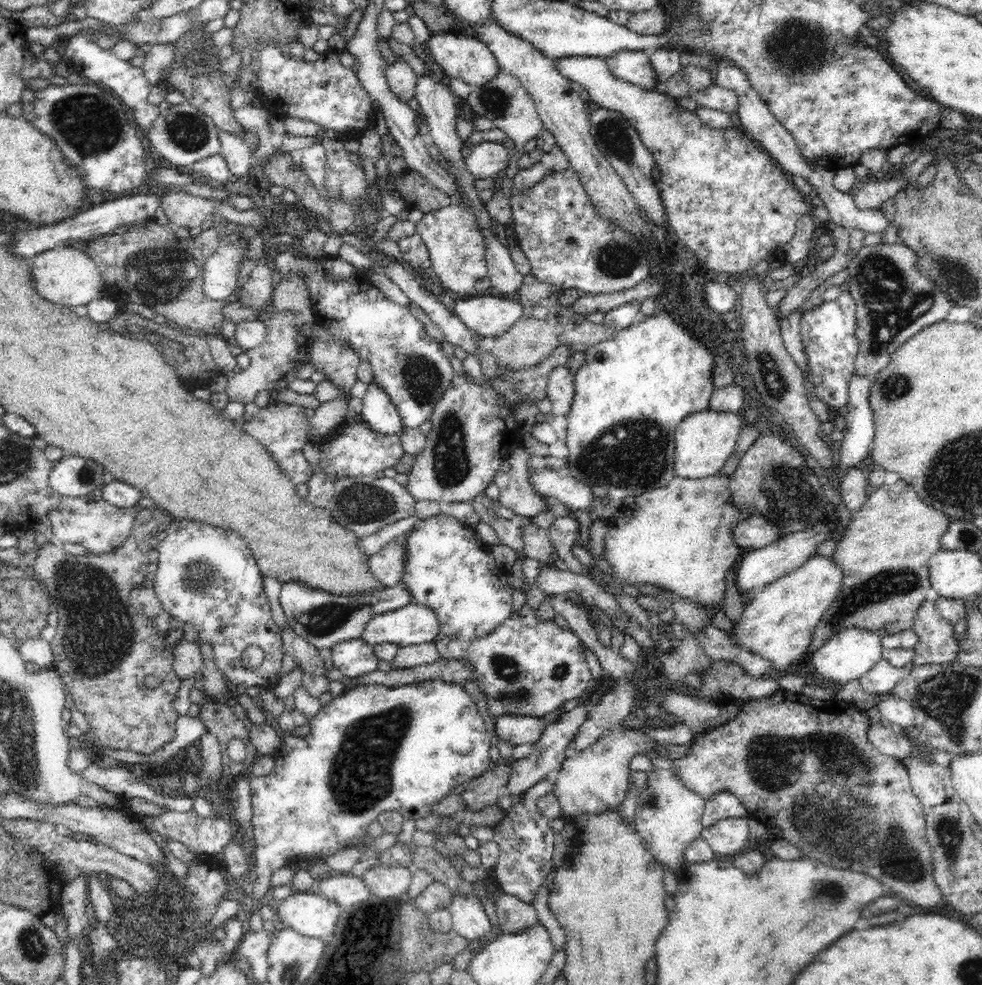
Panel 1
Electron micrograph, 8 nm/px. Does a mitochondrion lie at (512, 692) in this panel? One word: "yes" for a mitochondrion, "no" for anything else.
yes

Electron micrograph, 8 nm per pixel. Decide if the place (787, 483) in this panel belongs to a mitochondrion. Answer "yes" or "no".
yes

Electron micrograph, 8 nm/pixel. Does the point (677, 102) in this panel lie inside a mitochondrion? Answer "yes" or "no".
no

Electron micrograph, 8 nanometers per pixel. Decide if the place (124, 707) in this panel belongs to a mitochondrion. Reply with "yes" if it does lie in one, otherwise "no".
no

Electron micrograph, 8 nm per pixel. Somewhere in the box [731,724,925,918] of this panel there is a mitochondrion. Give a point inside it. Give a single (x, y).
(826, 894)

